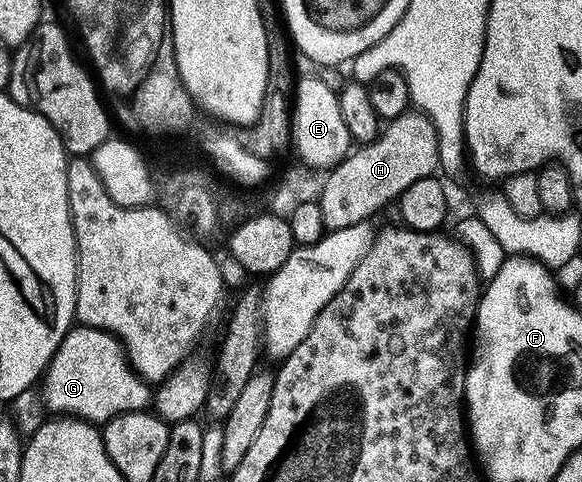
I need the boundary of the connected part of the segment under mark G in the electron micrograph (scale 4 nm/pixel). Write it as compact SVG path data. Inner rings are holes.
M74 325L45 368L39 387L44 404L61 417L103 425L124 411L143 411L153 402L154 388L138 375L125 356L125 346L110 331ZM45 383L45 384L44 384Z

